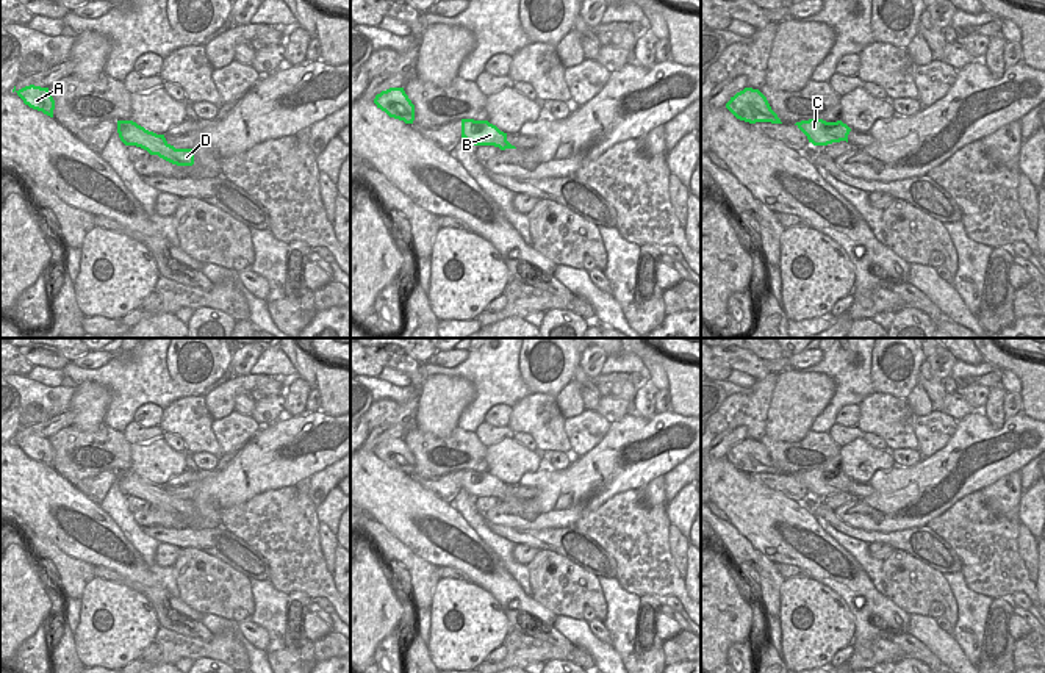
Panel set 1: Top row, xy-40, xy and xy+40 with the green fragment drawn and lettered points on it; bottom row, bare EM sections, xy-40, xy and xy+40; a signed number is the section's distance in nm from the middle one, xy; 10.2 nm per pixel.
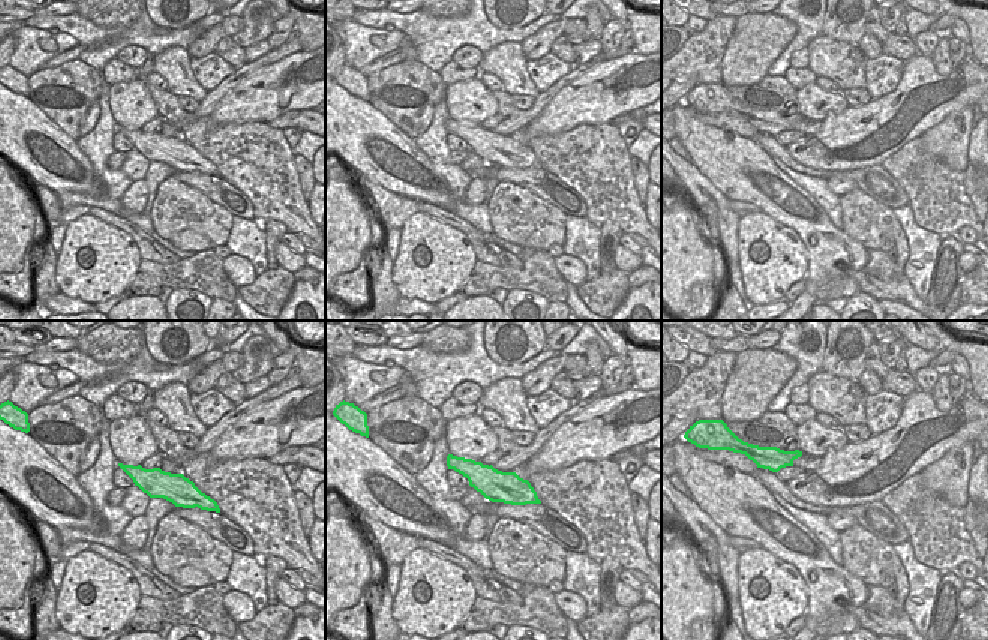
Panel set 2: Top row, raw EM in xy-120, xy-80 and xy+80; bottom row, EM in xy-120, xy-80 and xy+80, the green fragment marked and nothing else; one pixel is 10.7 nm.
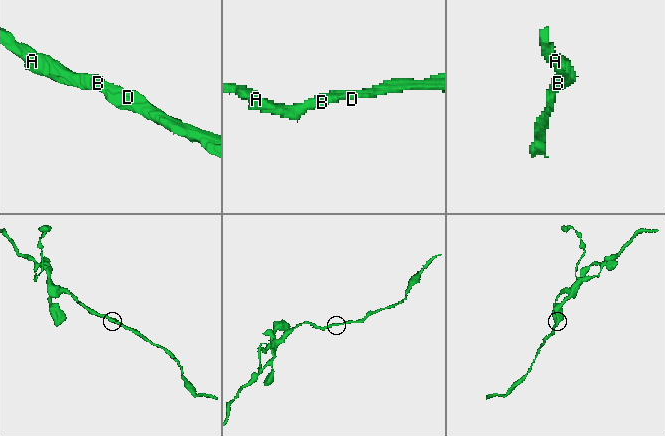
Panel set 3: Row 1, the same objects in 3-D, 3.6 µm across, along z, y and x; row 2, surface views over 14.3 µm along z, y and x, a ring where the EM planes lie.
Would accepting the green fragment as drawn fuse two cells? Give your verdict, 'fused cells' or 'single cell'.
single cell

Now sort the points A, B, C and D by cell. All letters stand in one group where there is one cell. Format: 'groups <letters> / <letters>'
groups A B C D

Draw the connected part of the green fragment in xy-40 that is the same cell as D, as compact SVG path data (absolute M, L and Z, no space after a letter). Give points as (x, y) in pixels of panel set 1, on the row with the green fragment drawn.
M117 121L117 133L125 146L141 147L150 155L158 155L177 166L194 164L192 149L175 149L166 141L164 135L149 131L133 121Z

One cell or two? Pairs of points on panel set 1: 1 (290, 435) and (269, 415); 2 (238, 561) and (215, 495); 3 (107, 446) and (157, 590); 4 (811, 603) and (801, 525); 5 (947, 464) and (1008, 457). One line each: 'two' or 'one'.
1: two
2: two
3: two
4: two
5: one

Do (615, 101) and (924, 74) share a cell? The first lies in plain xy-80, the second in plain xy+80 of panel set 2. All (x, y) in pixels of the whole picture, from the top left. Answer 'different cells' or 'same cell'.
same cell

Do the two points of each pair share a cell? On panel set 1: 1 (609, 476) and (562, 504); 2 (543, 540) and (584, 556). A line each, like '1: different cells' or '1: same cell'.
1: same cell
2: same cell

